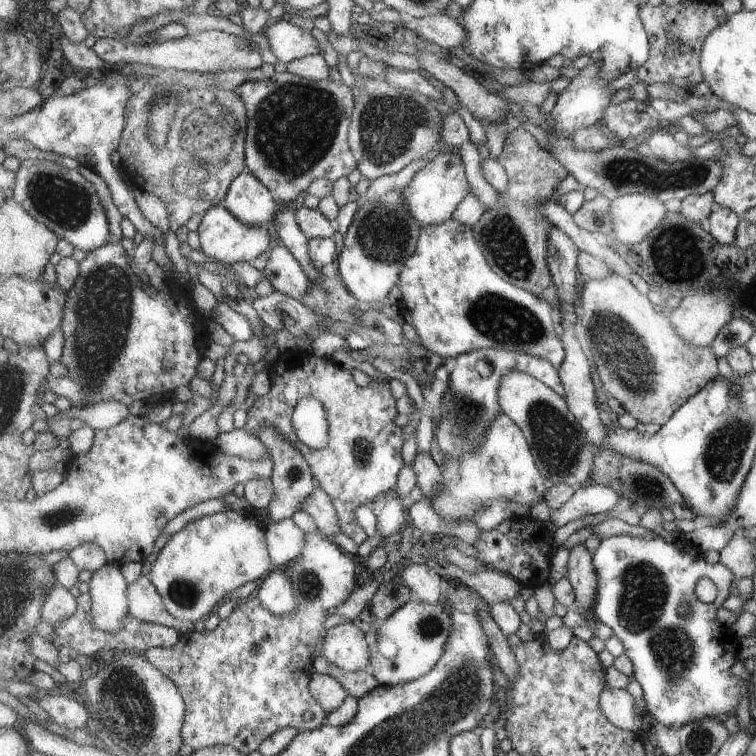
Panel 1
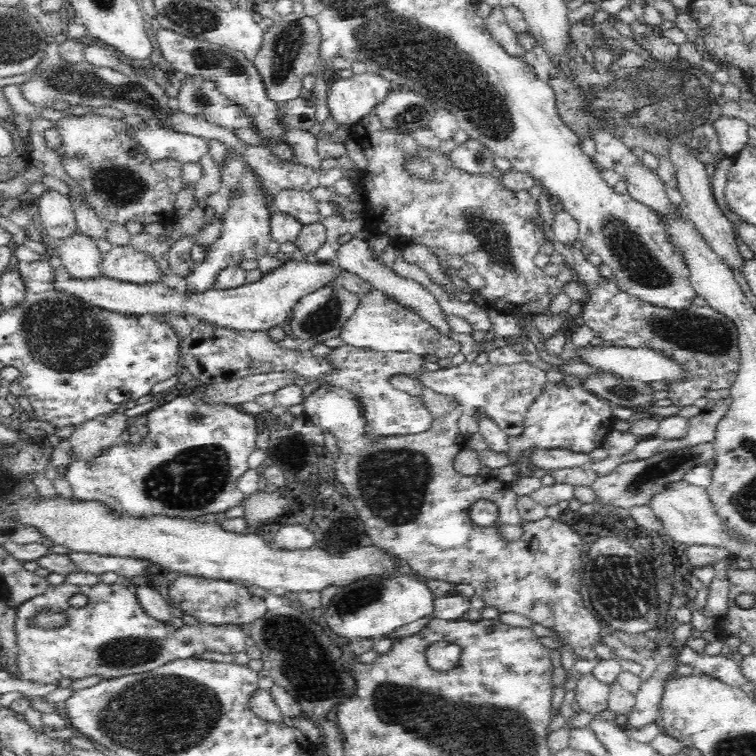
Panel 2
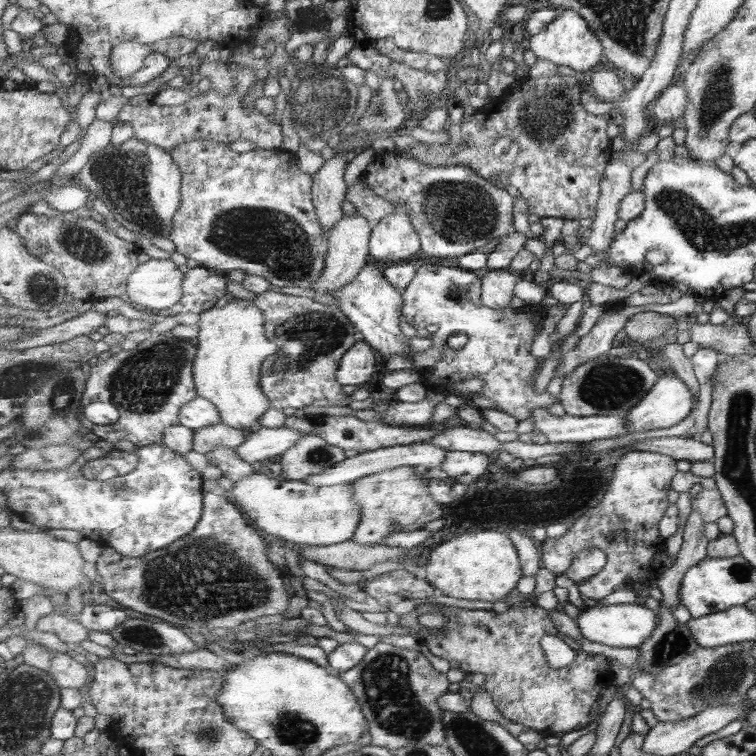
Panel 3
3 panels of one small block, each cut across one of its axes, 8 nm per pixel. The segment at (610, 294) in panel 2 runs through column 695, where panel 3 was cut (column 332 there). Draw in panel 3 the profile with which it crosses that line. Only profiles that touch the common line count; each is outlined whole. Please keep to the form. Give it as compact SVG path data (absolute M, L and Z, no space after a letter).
M267 291L256 293L252 300L265 312L267 325L266 335L270 342L278 346L278 351L269 356L261 366L261 389L271 399L271 406L282 410L284 408L300 409L311 406L315 400L331 400L339 402L349 398L349 394L343 392L343 385L337 379L337 371L345 353L353 348L358 341L355 340L356 327L350 318L338 308L327 308L312 298L281 294L281 292Z

